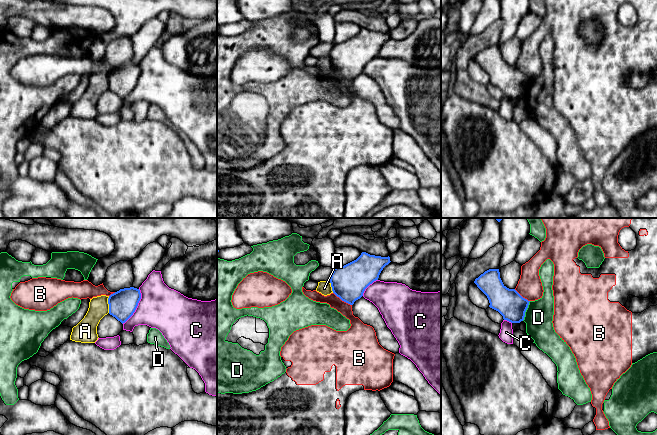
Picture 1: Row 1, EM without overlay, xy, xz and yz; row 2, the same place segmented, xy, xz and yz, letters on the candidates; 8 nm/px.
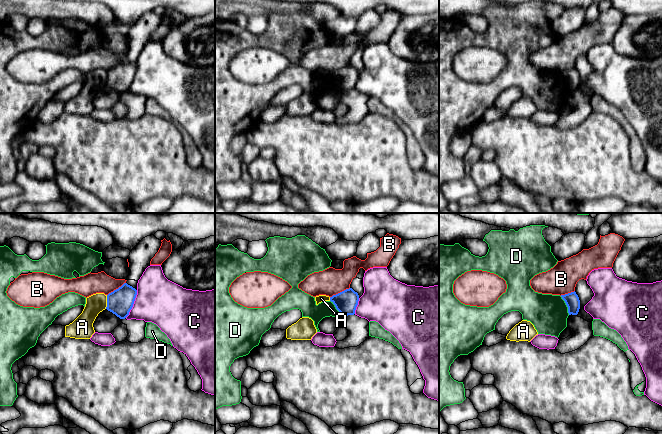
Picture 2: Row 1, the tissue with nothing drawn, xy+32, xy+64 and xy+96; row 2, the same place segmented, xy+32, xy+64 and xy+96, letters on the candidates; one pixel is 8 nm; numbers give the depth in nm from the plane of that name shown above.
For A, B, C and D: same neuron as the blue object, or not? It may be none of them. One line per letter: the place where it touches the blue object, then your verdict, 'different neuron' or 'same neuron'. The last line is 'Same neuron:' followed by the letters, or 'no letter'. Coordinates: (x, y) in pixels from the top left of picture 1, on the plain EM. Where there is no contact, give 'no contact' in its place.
A: meets blue in xy at (108, 79); different neuron
B: meets blue in xz at (342, 76); different neuron
C: meets blue in xy at (136, 83); different neuron
D: meets blue in yz at (525, 87); different neuron
Same neuron: no letter

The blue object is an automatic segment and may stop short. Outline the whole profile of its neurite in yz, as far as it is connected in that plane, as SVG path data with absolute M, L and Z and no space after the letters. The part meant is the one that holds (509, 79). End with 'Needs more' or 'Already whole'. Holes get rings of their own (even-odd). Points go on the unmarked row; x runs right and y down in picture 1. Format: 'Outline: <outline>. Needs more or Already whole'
Outline: M489 45L485 47L475 55L474 59L487 72L490 79L489 83L498 87L504 96L511 99L520 99L524 96L525 88L530 77L523 74L515 65L509 65L503 60L499 45Z. Already whole

